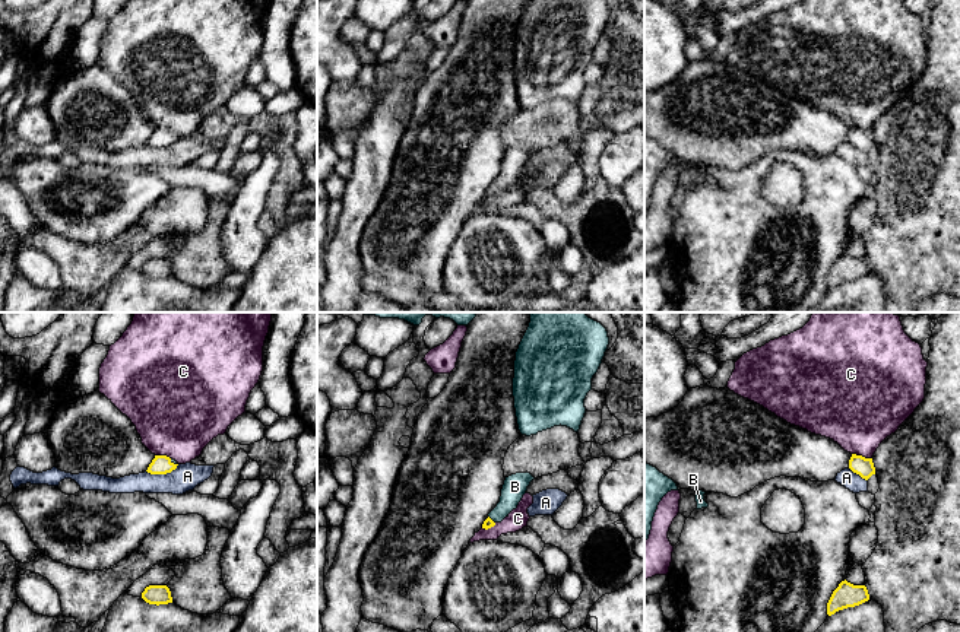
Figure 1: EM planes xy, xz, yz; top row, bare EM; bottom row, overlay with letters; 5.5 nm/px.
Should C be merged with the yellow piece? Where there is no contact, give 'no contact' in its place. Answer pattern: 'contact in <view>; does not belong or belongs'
contact in yz; does not belong

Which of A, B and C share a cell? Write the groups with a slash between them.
A / B / C

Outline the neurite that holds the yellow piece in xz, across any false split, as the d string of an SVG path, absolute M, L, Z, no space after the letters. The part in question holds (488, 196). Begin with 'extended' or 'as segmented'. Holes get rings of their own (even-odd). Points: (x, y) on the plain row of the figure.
extended; M516 146L506 150L500 175L497 180L488 187L488 191L484 194L482 201L488 203L494 200L497 196L501 196L508 187L517 181L523 168L527 163L527 159L535 150L530 146Z

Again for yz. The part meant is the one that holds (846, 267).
as segmented; M846 253L839 257L827 276L827 288L831 289L839 283L859 279L869 273L865 258L853 258Z

